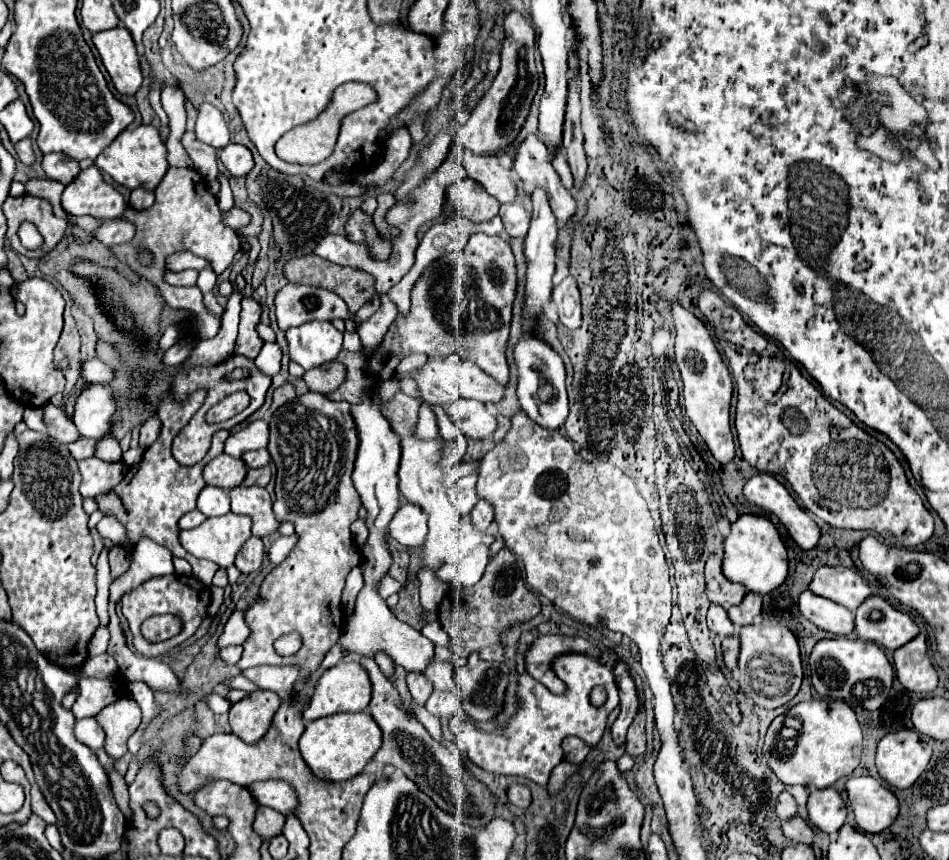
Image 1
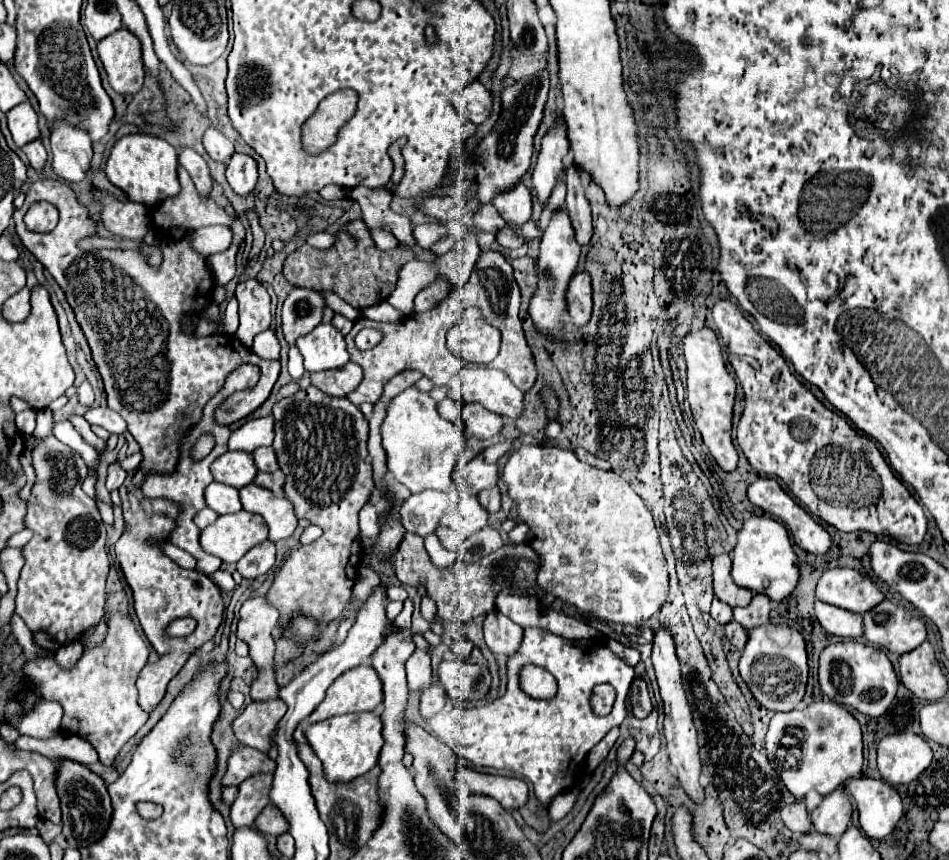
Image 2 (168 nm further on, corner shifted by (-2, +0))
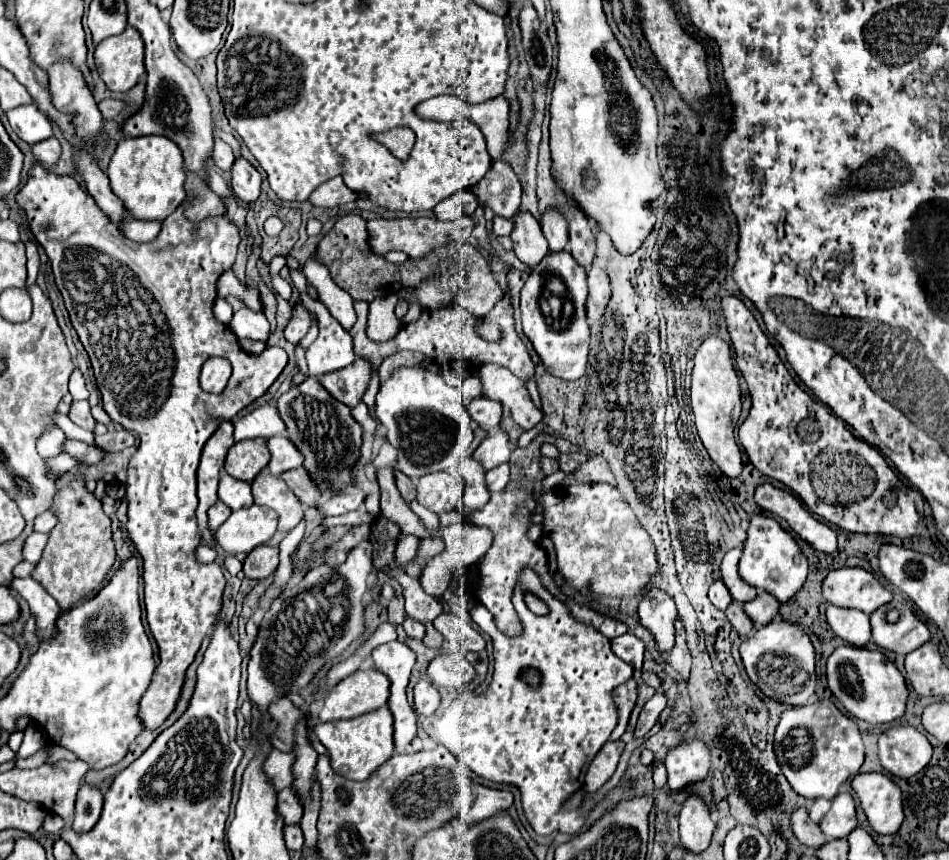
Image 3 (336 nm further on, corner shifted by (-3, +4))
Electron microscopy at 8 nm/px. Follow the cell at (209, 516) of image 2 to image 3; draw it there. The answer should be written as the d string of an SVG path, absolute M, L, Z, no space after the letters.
M217 501L209 511L209 527L215 531L229 515L231 515L231 509L225 505L225 503L221 503L221 501Z

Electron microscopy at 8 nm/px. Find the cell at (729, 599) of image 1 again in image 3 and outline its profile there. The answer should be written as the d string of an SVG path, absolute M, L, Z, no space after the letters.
M731 549L725 557L723 557L723 563L721 563L721 579L725 583L725 587L729 589L733 601L737 603L747 603L751 599L757 597L757 589L747 585L739 573L737 573L737 563L739 563L739 557L741 557L741 549Z

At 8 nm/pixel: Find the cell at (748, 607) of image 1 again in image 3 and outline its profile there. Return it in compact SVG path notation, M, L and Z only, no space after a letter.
M761 591L753 601L743 605L743 611L747 613L747 617L751 617L755 627L761 627L767 625L773 619L773 615L779 611L779 601L773 595Z

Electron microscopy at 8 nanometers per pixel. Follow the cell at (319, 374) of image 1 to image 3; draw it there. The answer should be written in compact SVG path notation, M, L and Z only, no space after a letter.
M359 357L351 365L319 377L321 385L337 401L349 405L351 409L361 401L361 397L369 385L369 379L371 379L371 363L365 359L359 359Z

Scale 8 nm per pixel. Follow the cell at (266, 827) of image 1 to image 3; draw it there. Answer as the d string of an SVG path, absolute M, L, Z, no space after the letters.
M289 787L277 793L277 811L279 811L279 815L283 815L283 821L287 825L301 821L301 817L303 817L301 801L297 799L297 795Z

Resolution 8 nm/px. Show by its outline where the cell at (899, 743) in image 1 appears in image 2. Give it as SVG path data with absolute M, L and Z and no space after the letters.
M894 733L878 743L878 769L886 783L914 781L932 761L932 749L916 733Z

